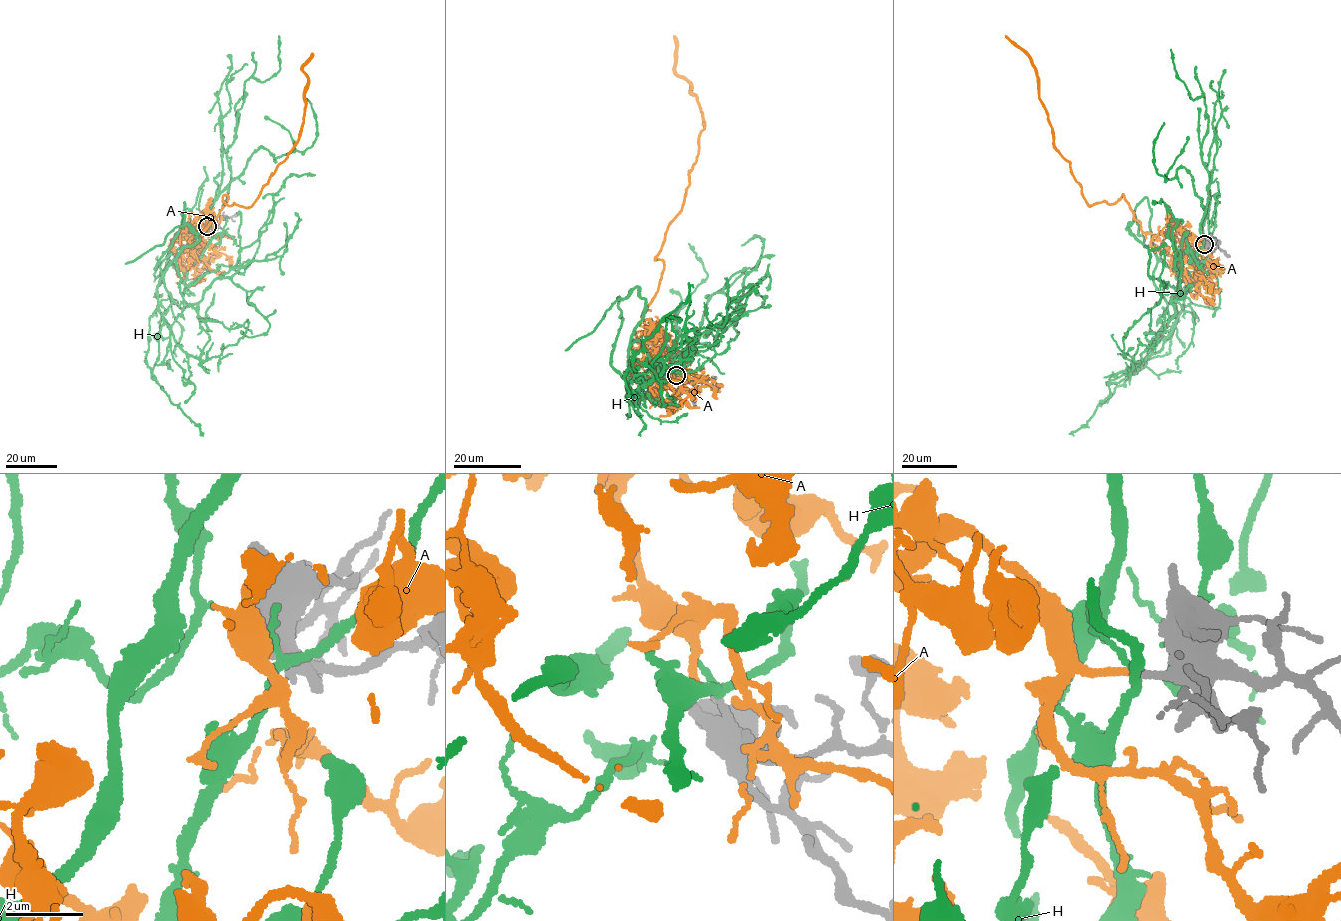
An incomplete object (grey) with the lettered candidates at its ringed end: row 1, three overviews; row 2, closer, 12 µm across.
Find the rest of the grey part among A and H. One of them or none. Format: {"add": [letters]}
{"add": ["A"]}

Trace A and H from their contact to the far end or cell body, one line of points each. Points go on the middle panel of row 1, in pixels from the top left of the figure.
A: (676, 375), (638, 337), (704, 126), (675, 72), (675, 36)
H: (676, 375), (635, 396), (693, 347), (707, 300), (756, 267), (764, 241), (755, 235), (741, 245)

